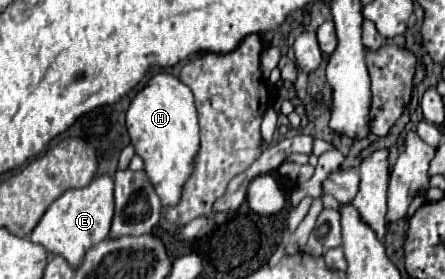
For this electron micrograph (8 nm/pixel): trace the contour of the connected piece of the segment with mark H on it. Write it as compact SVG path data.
M156 73L148 85L134 97L126 111L126 127L136 155L144 161L148 181L154 185L162 207L176 207L184 193L184 183L194 171L194 159L200 149L198 117L192 91L174 75Z

